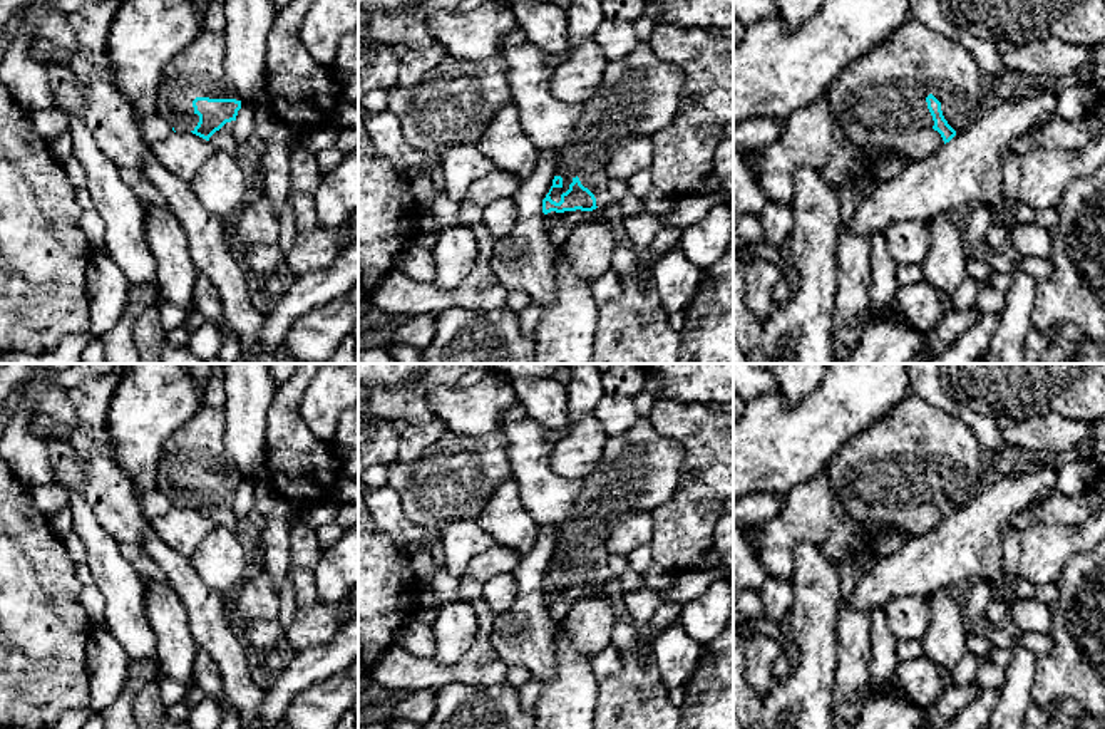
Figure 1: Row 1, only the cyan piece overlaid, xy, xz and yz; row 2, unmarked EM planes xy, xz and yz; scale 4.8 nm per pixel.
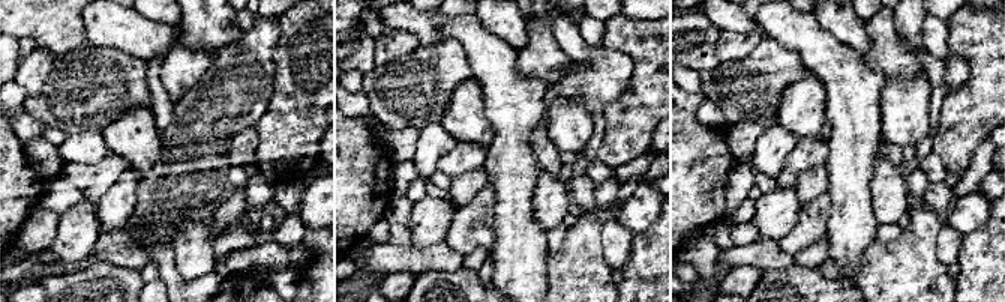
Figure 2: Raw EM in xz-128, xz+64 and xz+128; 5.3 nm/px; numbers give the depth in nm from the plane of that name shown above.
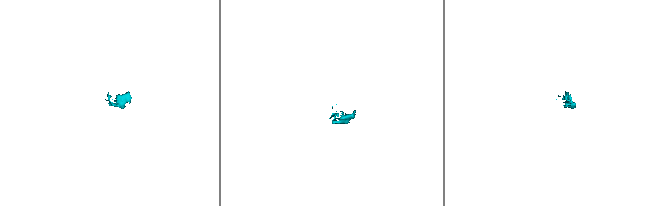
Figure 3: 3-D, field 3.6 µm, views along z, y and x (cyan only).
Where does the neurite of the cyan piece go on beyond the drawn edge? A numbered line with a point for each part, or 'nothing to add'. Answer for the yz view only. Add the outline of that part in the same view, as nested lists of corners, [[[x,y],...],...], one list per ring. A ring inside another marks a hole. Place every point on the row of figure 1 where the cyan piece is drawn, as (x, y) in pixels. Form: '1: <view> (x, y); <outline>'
1: yz (879, 99); [[[916,18],[854,60],[825,92],[845,141],[896,147],[911,159],[924,159],[944,144],[933,129],[934,121],[926,102],[929,94],[941,102],[943,116],[956,134],[986,114],[993,104],[988,77],[976,59],[963,45]]]

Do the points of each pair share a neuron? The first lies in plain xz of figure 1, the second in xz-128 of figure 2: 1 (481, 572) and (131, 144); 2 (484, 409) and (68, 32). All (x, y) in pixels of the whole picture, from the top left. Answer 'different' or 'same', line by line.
1: different
2: different

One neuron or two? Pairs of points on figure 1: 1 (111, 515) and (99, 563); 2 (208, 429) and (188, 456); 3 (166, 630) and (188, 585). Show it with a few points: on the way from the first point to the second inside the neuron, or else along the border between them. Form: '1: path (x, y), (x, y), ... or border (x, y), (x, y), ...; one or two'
1: border (86, 498), (97, 522), (118, 543); two
2: path (203, 436), (195, 449); one
3: border (168, 580), (185, 607), (190, 632), (195, 637); two

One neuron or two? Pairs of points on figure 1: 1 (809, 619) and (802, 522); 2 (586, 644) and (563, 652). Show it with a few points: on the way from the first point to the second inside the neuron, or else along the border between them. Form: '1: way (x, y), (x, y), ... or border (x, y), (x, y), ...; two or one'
1: border (817, 548), (811, 543), (799, 543), (792, 550); two
2: border (563, 620), (570, 644), (590, 661); two

